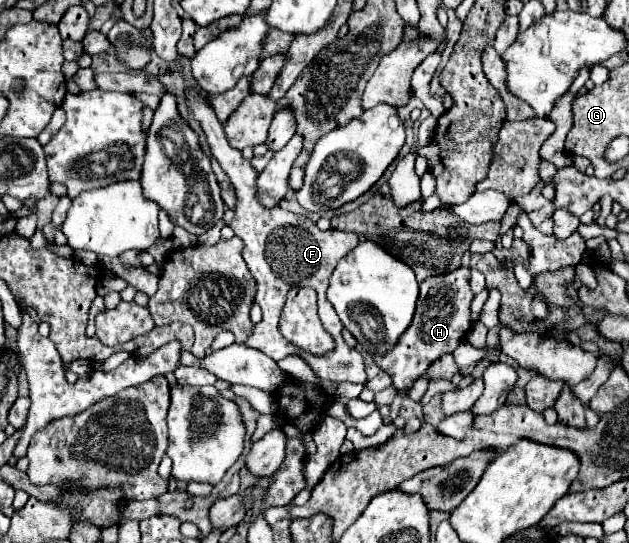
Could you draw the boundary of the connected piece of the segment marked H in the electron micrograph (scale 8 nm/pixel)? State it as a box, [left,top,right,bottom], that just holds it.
[373,268,475,390]

